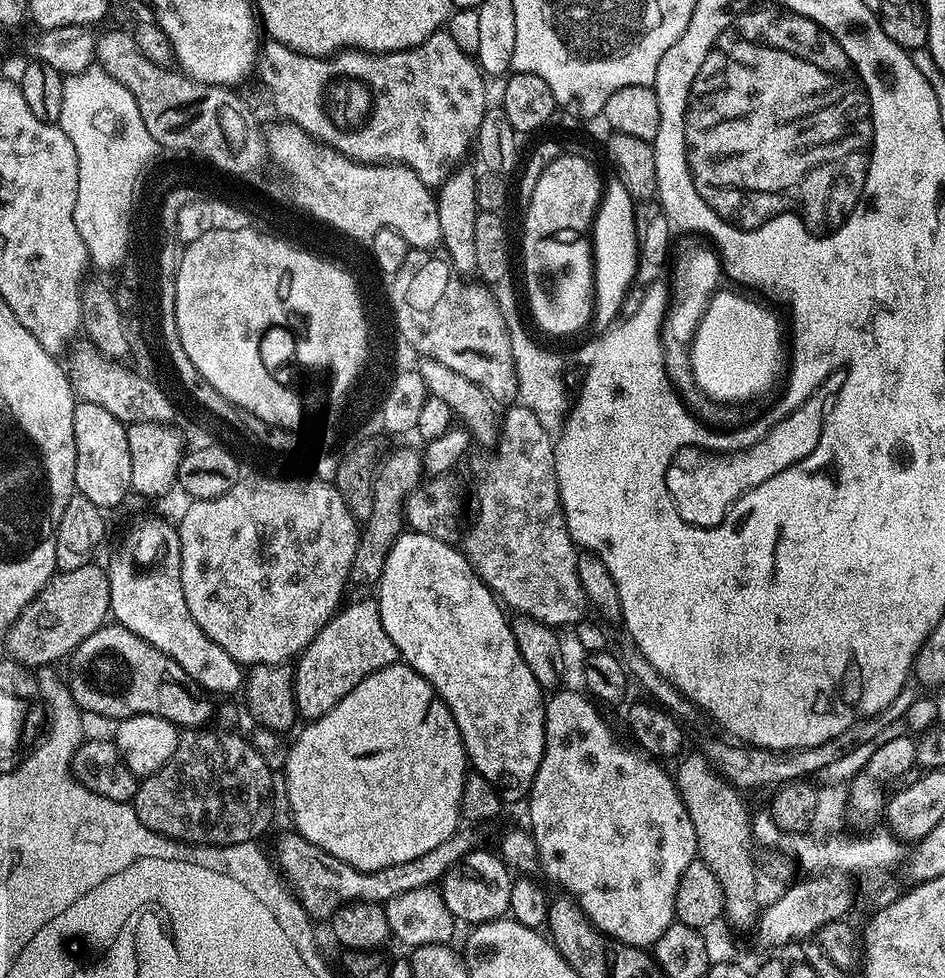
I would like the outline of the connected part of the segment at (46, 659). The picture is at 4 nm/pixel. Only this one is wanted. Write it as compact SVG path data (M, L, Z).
M93 562L91 564L87 564L86 566L78 566L78 570L74 570L73 572L62 572L57 571L55 575L53 575L52 579L49 580L47 586L45 586L36 597L32 599L32 601L27 604L26 607L22 610L22 614L14 621L11 628L8 630L8 634L6 637L6 643L8 643L8 652L7 655L11 657L11 659L15 660L17 664L21 666L27 666L29 669L35 670L37 668L42 668L45 666L55 665L57 662L55 660L60 660L67 657L69 654L76 651L78 645L81 644L86 638L90 638L90 634L94 634L100 628L104 627L106 621L110 616L110 609L112 603L110 602L110 586L108 585L108 573L105 571L103 567L99 568L99 563Z

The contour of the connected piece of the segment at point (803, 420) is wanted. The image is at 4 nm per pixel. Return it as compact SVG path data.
M808 398L748 448L729 452L700 450L697 456L692 448L679 449L672 455L672 462L666 470L666 486L678 514L696 528L717 528L724 523L728 511L747 492L754 490L754 486L762 486L762 482L774 478L774 474L782 474L782 470L802 462L802 458L818 446L825 415L825 405L815 404L812 398Z

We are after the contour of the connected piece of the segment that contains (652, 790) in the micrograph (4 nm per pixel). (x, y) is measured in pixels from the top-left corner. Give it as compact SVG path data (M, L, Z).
M556 690L547 697L544 705L544 753L542 762L538 766L538 774L532 783L532 790L527 797L528 820L532 836L536 840L538 849L538 864L544 867L544 872L552 880L561 884L563 891L573 897L590 923L599 932L611 936L613 940L619 940L622 944L629 944L632 948L651 949L666 934L666 930L676 920L676 895L678 894L678 882L690 866L692 860L697 859L696 831L694 822L690 822L690 814L684 805L684 799L680 797L680 791L676 788L676 782L671 771L663 768L659 759L653 758L635 747L627 748L616 741L610 725L604 721L601 709L583 691L564 692Z

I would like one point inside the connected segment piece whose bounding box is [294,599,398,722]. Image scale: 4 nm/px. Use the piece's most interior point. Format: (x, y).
(353, 644)

